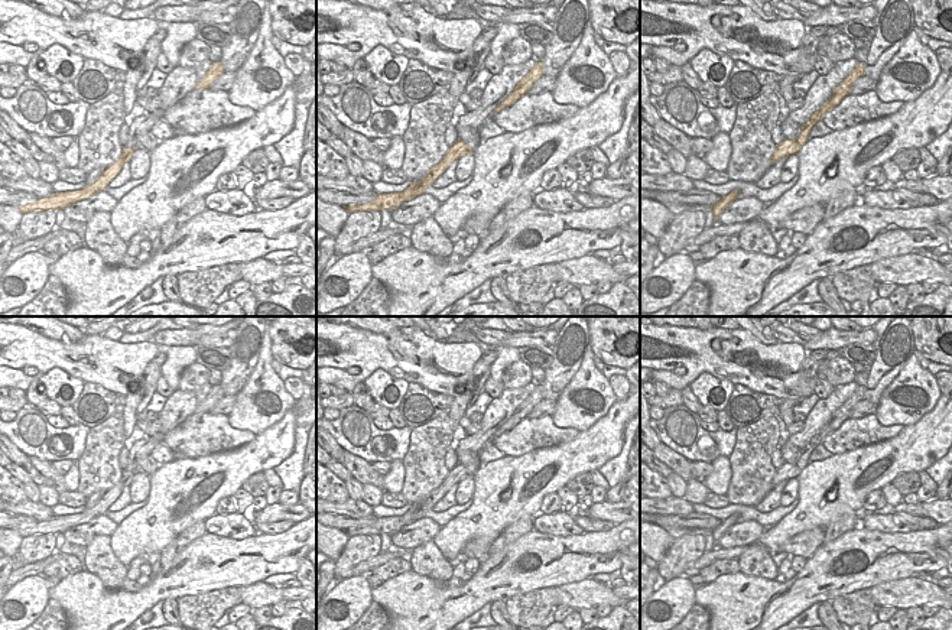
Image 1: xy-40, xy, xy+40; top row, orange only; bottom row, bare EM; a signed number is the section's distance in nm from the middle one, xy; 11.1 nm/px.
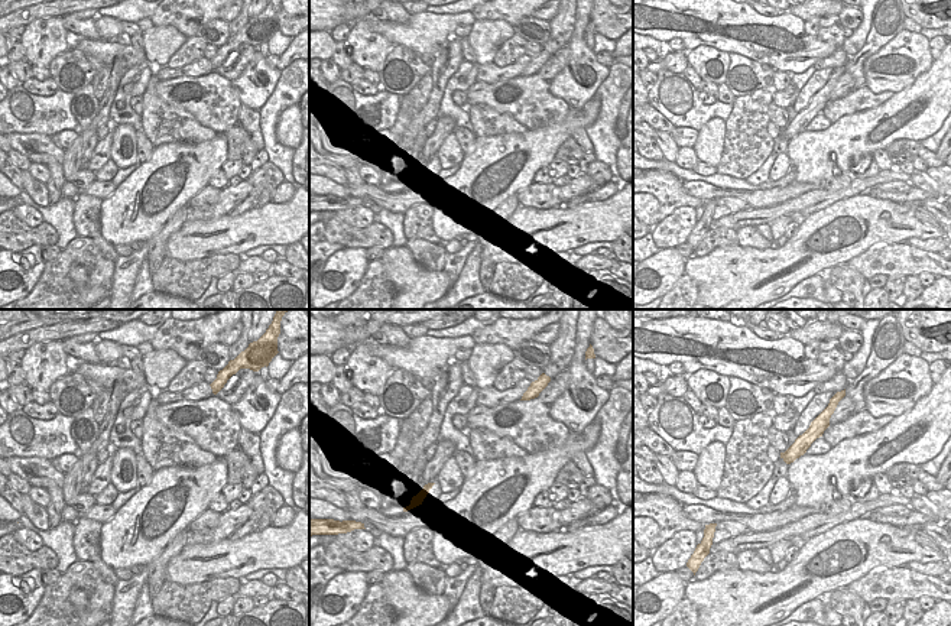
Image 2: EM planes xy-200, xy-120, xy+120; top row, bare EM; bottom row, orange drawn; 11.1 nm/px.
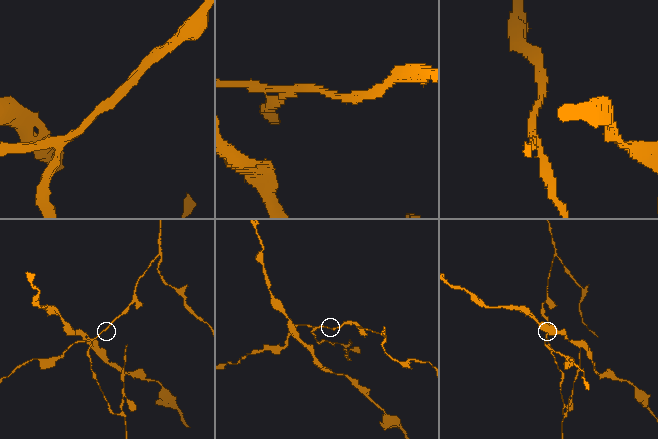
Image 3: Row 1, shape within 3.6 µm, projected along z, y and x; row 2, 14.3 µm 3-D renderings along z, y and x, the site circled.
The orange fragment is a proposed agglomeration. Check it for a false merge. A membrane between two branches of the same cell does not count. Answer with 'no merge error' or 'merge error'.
merge error

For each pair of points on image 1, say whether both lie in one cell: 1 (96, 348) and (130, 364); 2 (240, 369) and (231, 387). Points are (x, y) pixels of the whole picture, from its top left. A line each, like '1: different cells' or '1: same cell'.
1: same cell
2: same cell

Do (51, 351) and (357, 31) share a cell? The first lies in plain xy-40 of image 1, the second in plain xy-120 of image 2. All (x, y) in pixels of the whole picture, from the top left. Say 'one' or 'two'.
two

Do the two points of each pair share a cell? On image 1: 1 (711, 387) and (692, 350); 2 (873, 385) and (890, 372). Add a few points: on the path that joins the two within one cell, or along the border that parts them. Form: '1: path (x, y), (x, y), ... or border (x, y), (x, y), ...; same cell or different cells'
1: border (692, 380), (701, 373), (711, 373), (733, 385); different cells
2: path (877, 382), (886, 374); same cell

